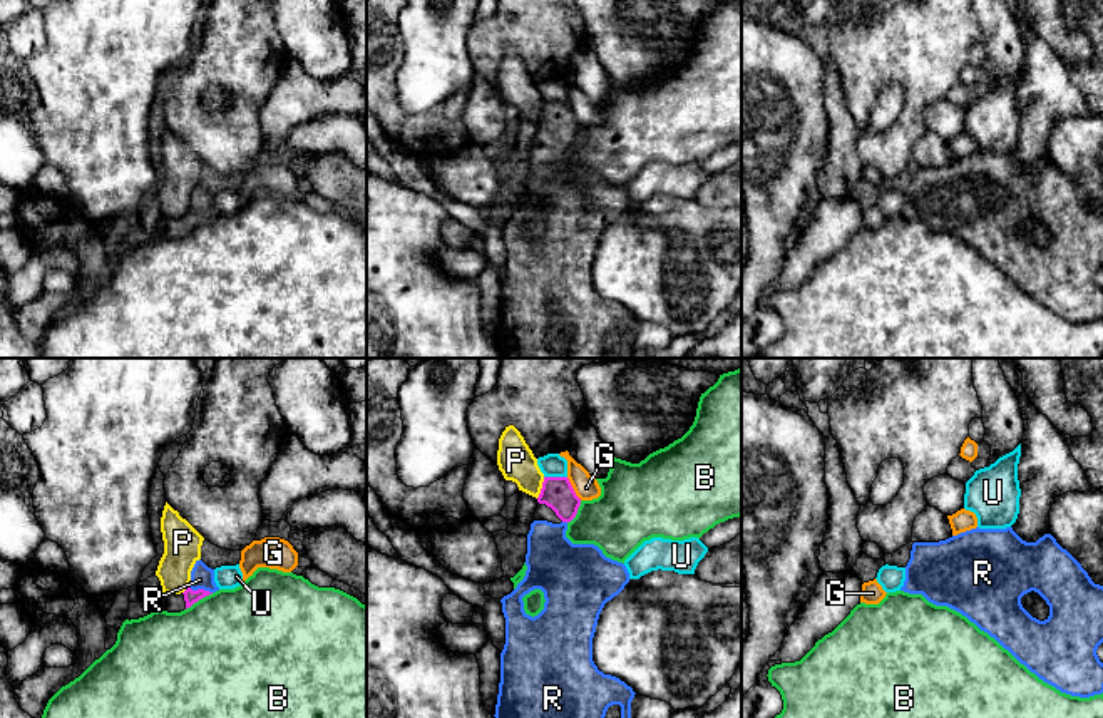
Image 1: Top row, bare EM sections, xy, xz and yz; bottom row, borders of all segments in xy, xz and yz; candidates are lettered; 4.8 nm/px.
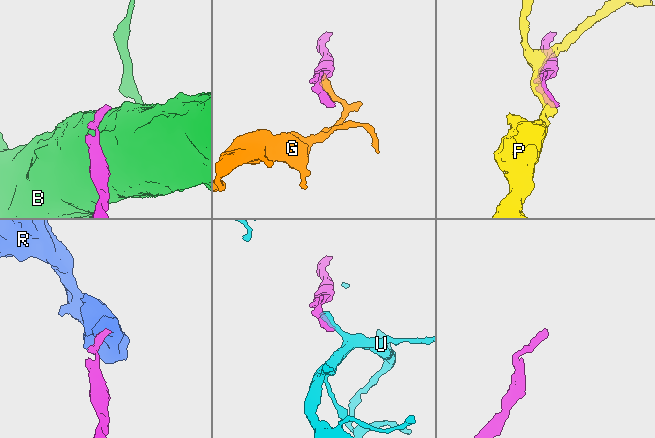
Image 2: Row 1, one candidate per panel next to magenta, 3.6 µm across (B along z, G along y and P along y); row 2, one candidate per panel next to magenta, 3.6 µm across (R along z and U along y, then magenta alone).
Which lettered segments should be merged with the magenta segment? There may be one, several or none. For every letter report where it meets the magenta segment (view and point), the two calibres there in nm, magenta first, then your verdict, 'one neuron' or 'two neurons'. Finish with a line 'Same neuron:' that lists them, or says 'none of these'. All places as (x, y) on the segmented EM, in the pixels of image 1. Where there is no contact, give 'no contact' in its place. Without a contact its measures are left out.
B: meets magenta in xy at (200, 598); 70 nm thick on the magenta side, 480 nm on the other; two neurons
G: meets magenta in xz at (573, 489); 150 nm thick on the magenta side, 120 nm on the other; two neurons
P: meets magenta in xz at (543, 487); 150 nm thick on the magenta side, 180 nm on the other; two neurons
R: meets magenta in xy at (200, 589); 70 nm thick on the magenta side, 110 nm on the other; one neuron
U: meets magenta in xz at (556, 477); 150 nm thick on the magenta side, 110 nm on the other; two neurons
Same neuron: R

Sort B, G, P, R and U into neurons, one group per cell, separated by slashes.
B / G / P / R / U

